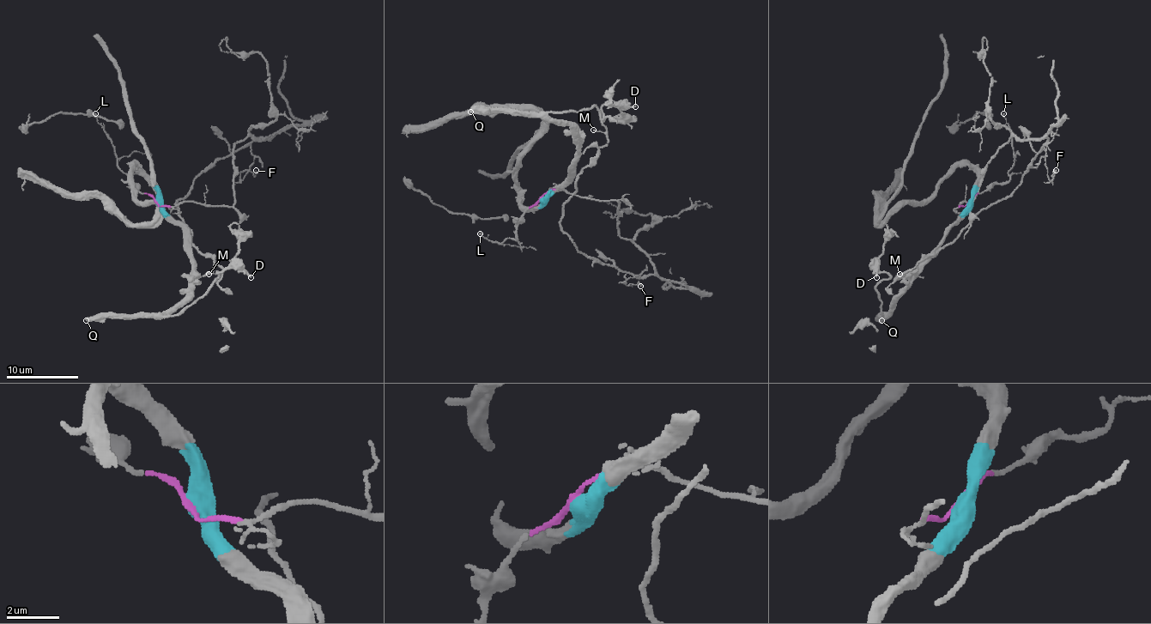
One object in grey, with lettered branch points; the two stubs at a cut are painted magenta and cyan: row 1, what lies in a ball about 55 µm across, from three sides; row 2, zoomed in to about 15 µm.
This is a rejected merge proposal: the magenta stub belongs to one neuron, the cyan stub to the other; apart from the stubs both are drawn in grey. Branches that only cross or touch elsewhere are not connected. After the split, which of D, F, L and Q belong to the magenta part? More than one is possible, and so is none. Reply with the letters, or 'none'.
F, L

